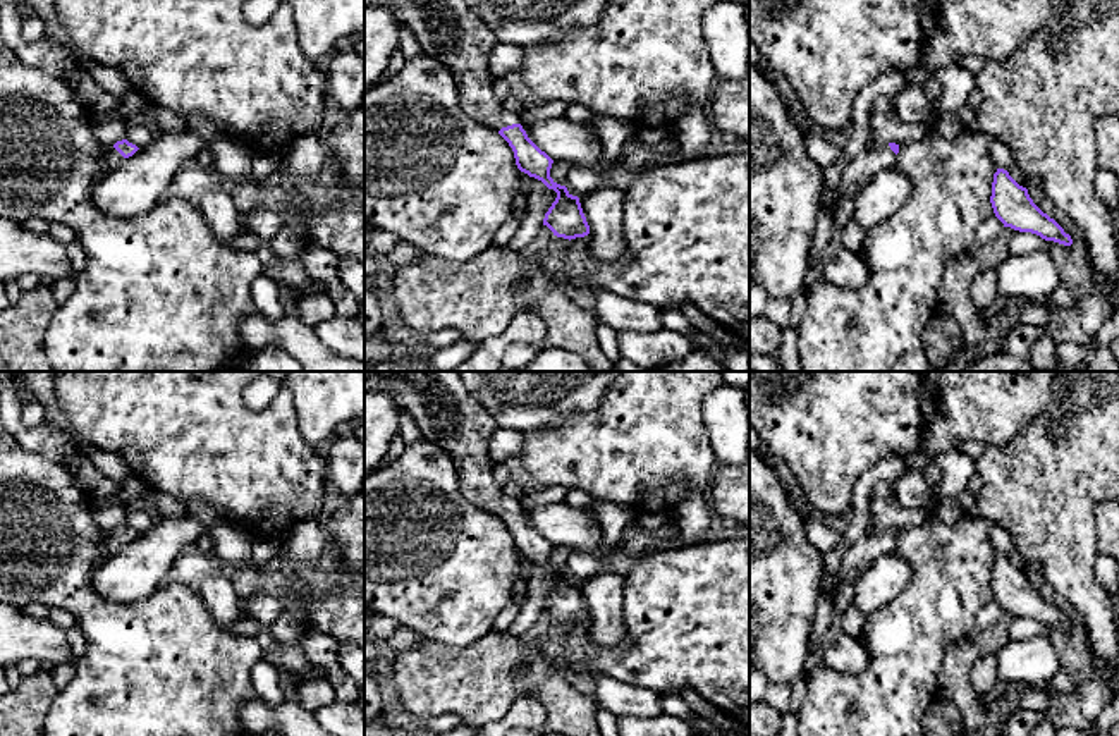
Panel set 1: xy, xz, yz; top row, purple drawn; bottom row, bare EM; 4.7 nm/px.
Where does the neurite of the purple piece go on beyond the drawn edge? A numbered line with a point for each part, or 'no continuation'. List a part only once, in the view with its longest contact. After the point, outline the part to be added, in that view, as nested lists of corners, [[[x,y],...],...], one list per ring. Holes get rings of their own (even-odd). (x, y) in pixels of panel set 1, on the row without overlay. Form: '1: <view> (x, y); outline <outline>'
1: xz (447, 415); outline [[[364,371],[364,392],[388,392],[414,418],[423,439],[450,454],[461,492],[493,516],[519,509],[493,478],[490,439],[498,428],[457,371]]]

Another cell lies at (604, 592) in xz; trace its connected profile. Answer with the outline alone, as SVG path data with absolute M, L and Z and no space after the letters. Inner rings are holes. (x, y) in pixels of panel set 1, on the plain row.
M598 571L579 583L590 610L590 640L600 648L610 648L622 641L624 626L624 576Z

